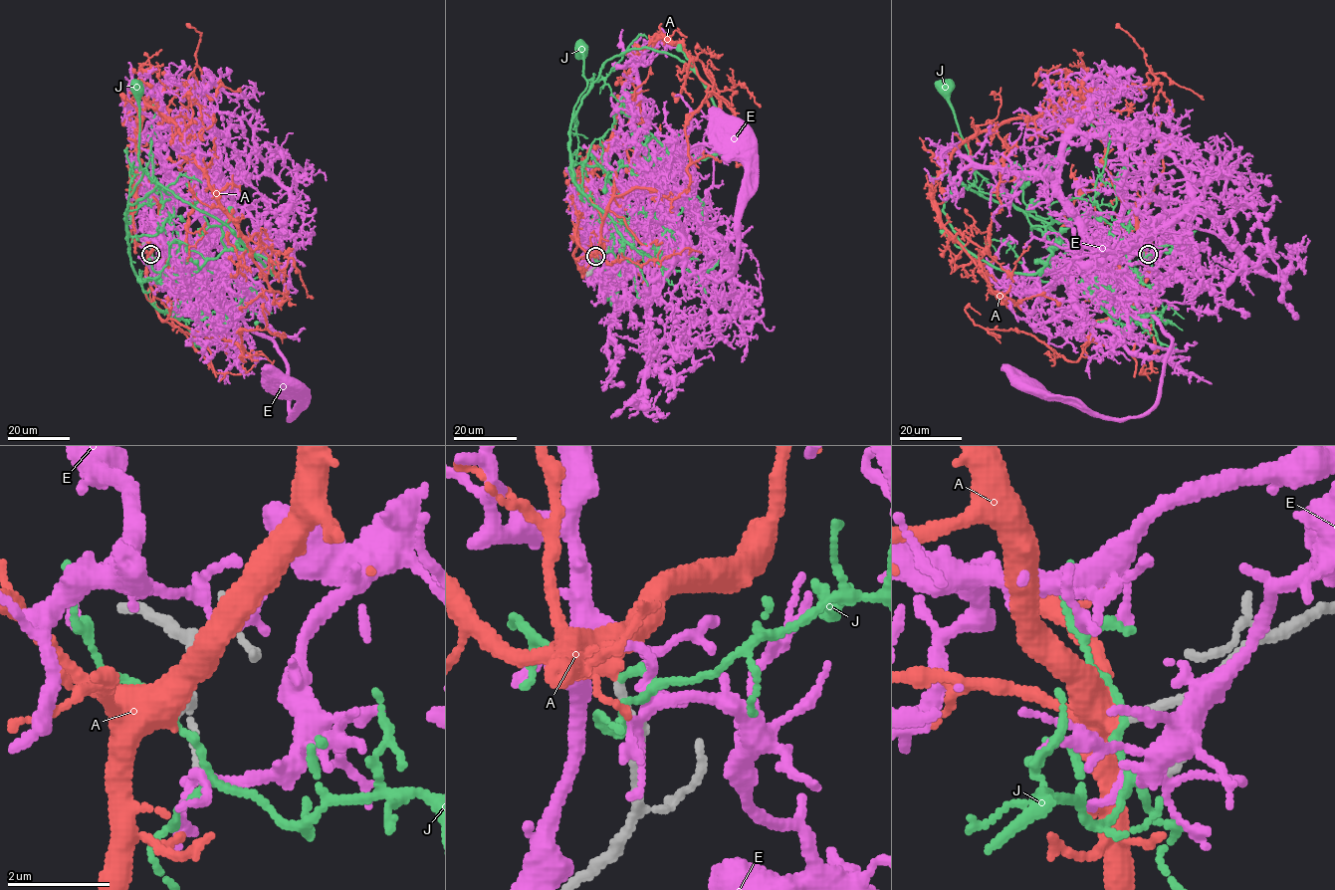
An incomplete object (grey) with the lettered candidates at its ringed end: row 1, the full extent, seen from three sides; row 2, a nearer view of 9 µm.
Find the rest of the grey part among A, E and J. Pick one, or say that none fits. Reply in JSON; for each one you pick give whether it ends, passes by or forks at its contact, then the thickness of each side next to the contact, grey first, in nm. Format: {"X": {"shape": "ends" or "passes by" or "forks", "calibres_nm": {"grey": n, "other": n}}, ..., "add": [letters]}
{"A": {"shape": "passes by", "calibres_nm": {"grey": 180, "other": 440}}, "add": ["A"]}

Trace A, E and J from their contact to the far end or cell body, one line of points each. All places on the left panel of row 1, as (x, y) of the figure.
A: (150, 254), (158, 201), (136, 142), (148, 105), (193, 150), (268, 286), (287, 298), (275, 301), (296, 305)
E: (151, 257), (161, 246), (150, 223), (189, 267), (219, 264), (241, 320), (283, 358), (291, 418), (289, 385)
J: (150, 254), (169, 264), (157, 284), (138, 279), (131, 266), (125, 221), (128, 198), (142, 175), (135, 86)

